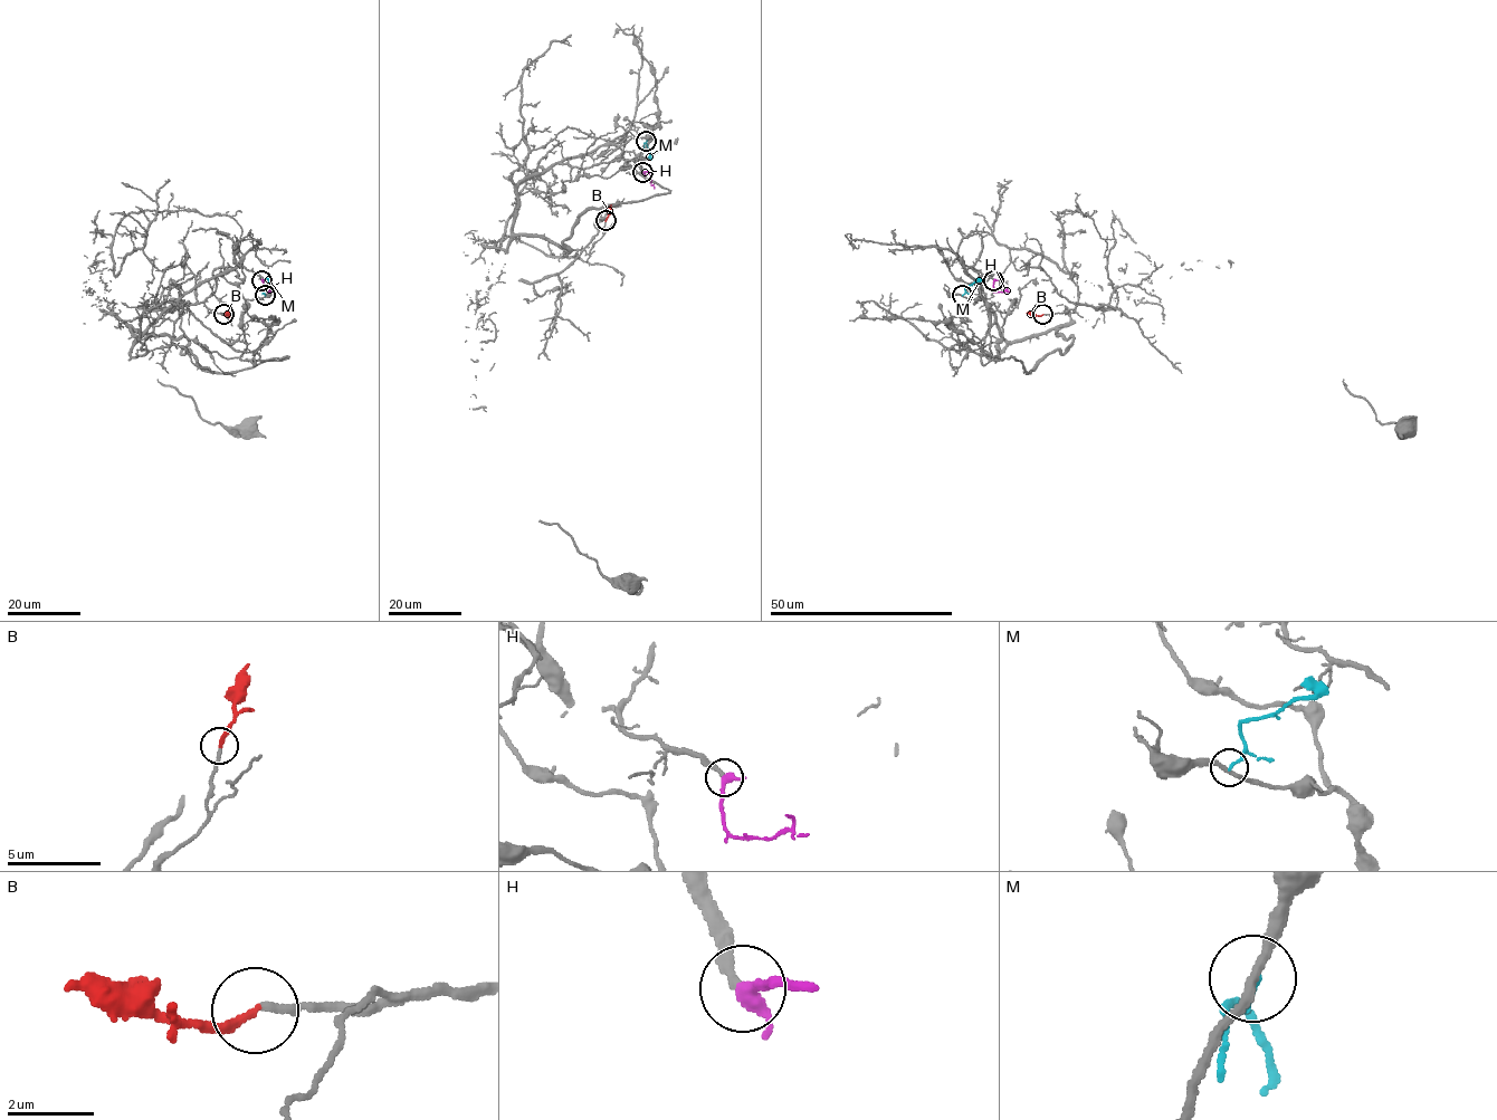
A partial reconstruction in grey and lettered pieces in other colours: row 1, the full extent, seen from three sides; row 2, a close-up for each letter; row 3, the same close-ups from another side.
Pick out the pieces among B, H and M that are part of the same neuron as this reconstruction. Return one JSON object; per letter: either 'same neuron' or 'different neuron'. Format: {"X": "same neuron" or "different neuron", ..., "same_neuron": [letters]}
{"B": "same neuron", "H": "same neuron", "M": "different neuron", "same_neuron": ["B", "H"]}

